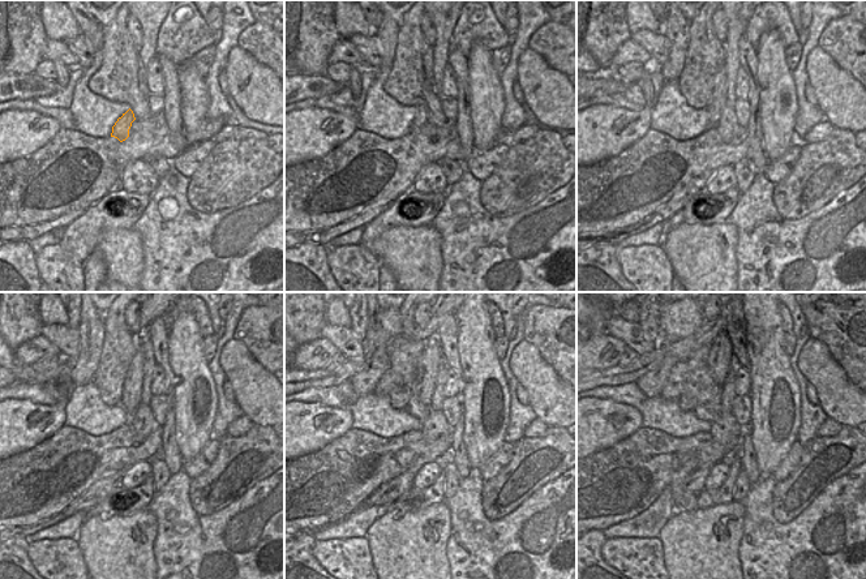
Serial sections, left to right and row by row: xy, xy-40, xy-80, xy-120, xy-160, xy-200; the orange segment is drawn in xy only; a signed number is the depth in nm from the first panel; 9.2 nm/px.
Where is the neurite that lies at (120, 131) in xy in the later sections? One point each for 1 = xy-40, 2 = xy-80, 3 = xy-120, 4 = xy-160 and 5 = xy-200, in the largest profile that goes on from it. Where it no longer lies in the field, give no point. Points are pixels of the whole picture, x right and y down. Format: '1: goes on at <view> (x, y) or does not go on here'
1: goes on at xy-40 (420, 119)
2: goes on at xy-80 (717, 102)
3: goes on at xy-120 (132, 390)
4: goes on at xy-160 (429, 361)
5: goes on at xy-200 (720, 359)

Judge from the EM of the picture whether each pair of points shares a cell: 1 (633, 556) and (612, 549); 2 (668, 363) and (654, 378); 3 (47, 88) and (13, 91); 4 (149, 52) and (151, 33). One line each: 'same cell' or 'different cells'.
1: same cell
2: same cell
3: same cell
4: same cell

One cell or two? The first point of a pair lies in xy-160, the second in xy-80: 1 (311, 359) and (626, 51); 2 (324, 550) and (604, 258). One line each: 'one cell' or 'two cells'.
1: one cell
2: two cells

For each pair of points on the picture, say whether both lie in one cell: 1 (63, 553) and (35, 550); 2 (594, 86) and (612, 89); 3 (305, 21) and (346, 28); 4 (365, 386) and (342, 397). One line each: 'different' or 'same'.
1: same
2: same
3: different
4: different

